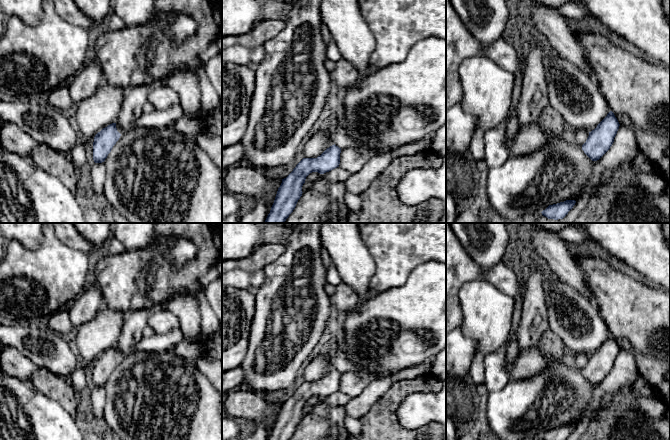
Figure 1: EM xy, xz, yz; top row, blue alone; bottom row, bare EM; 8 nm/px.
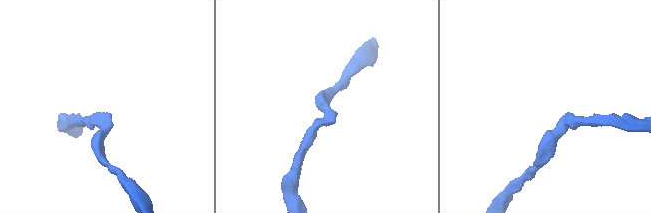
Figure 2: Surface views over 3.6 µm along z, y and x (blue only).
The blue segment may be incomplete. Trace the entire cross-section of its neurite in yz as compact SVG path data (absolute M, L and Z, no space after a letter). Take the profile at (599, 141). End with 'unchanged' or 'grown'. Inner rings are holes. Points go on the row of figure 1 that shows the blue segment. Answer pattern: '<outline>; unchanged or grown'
M610 111L607 116L589 132L586 142L582 145L584 153L592 160L599 160L612 146L619 129L619 122Z; unchanged

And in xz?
M335 144L317 158L303 158L278 188L274 203L264 223L285 223L302 196L302 186L312 172L324 174L340 164L341 148Z; unchanged

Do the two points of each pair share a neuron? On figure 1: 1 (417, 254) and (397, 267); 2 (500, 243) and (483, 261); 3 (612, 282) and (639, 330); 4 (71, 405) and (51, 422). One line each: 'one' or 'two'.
1: one
2: one
3: one
4: two

